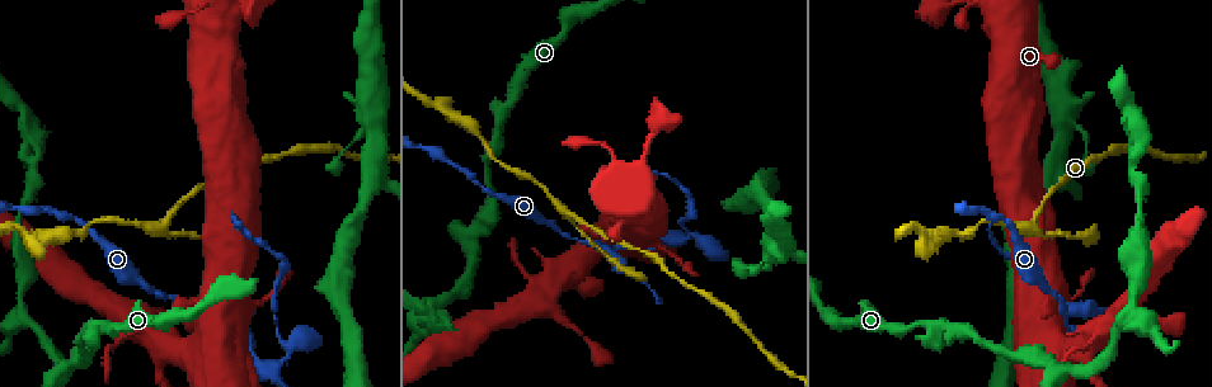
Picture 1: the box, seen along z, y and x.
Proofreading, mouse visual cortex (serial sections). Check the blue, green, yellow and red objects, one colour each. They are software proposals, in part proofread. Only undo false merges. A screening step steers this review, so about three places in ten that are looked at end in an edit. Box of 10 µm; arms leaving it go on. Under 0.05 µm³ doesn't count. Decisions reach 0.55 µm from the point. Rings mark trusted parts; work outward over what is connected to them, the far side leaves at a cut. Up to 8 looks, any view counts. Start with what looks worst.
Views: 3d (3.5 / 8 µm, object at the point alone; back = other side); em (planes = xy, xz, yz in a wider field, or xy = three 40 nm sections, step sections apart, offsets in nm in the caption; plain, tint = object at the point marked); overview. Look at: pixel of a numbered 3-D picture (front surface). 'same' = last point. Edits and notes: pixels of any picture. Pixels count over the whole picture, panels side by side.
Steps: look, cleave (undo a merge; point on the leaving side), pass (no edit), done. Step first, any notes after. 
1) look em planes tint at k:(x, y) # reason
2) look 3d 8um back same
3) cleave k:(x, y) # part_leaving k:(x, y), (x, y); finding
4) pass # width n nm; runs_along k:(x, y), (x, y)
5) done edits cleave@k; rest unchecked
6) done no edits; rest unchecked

look 3d 3.5um at 1:(1070, 313)

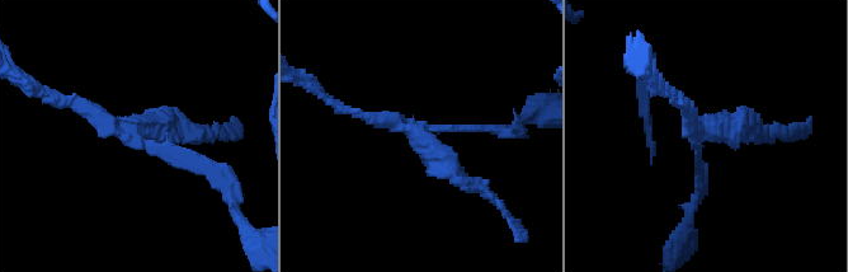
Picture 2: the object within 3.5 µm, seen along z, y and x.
look em xy step 3 tint at 2:(131, 134)

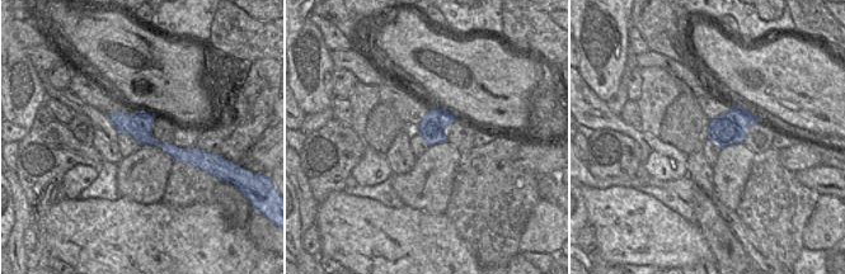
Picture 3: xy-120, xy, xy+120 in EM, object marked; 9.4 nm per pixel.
cleave 2:(438, 160) # a second cell is stuck on

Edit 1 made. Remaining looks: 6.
look overview

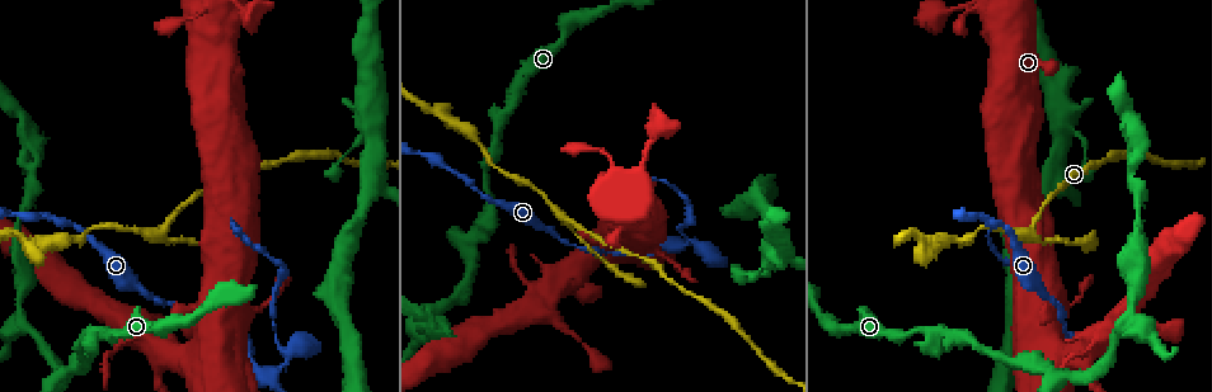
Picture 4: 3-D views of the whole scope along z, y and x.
look 3d 3.5um at 4:(1029, 236) # branch point

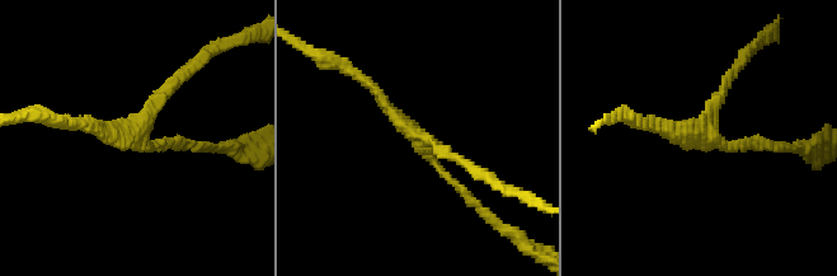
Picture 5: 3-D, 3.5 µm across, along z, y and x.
look em xy step 3 tint at 5:(134, 130) # arms 3; arm_widths 100, 150, 150 nm; need the tissue

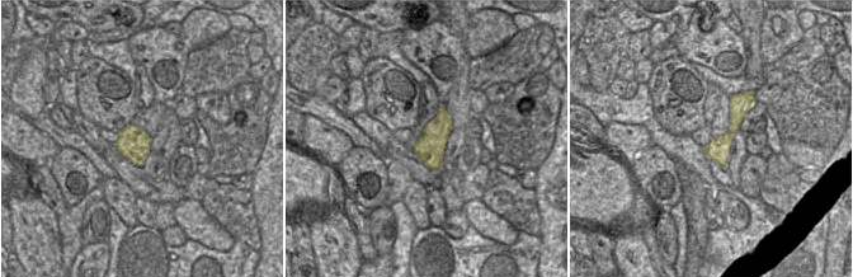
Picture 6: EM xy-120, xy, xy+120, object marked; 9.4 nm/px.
pass # runs_along 6:(740, 97), (722, 162); all the same cell

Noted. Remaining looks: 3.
look 3d 3.5um at 4:(285, 361)

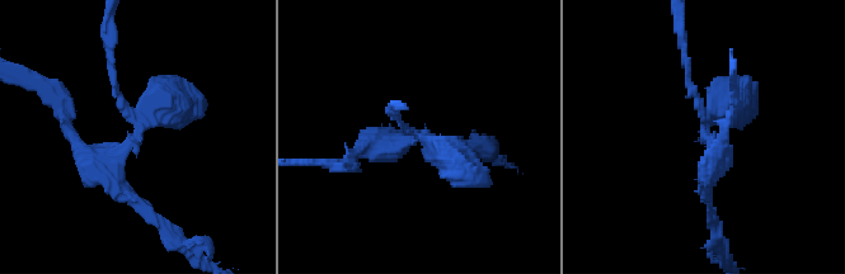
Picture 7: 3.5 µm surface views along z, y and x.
cleave 7:(112, 72) # arm_widths 100, 300, 450 nm; two cells meet here

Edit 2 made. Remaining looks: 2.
look 3d 3.5um at 4:(1141, 252)

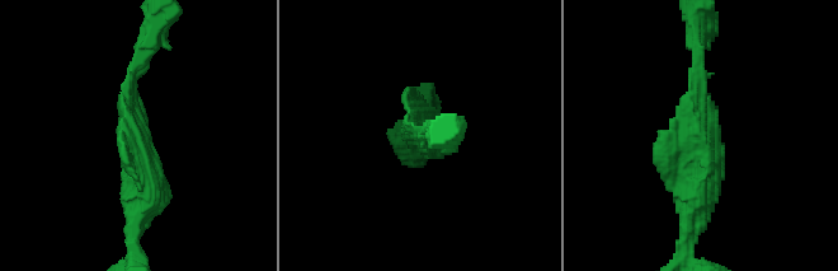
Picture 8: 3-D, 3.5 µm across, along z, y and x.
look em xy step 3 tint at 8:(136, 133) # arm_widths 150, 400 nm

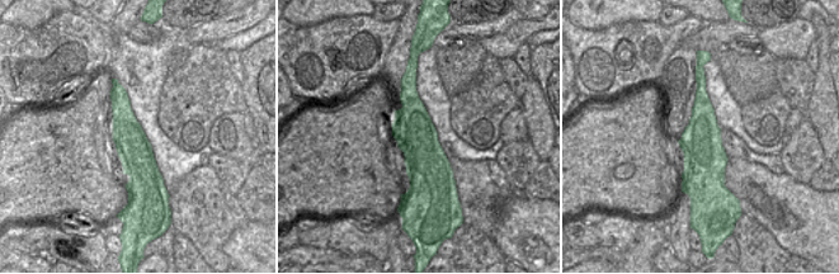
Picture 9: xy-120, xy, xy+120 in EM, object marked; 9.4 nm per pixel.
pass # runs_along 9:(411, 78), (413, 130), (427, 187); continuous, no second cell

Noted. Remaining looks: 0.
done edits cleave@2, cleave@7; rest unchecked

